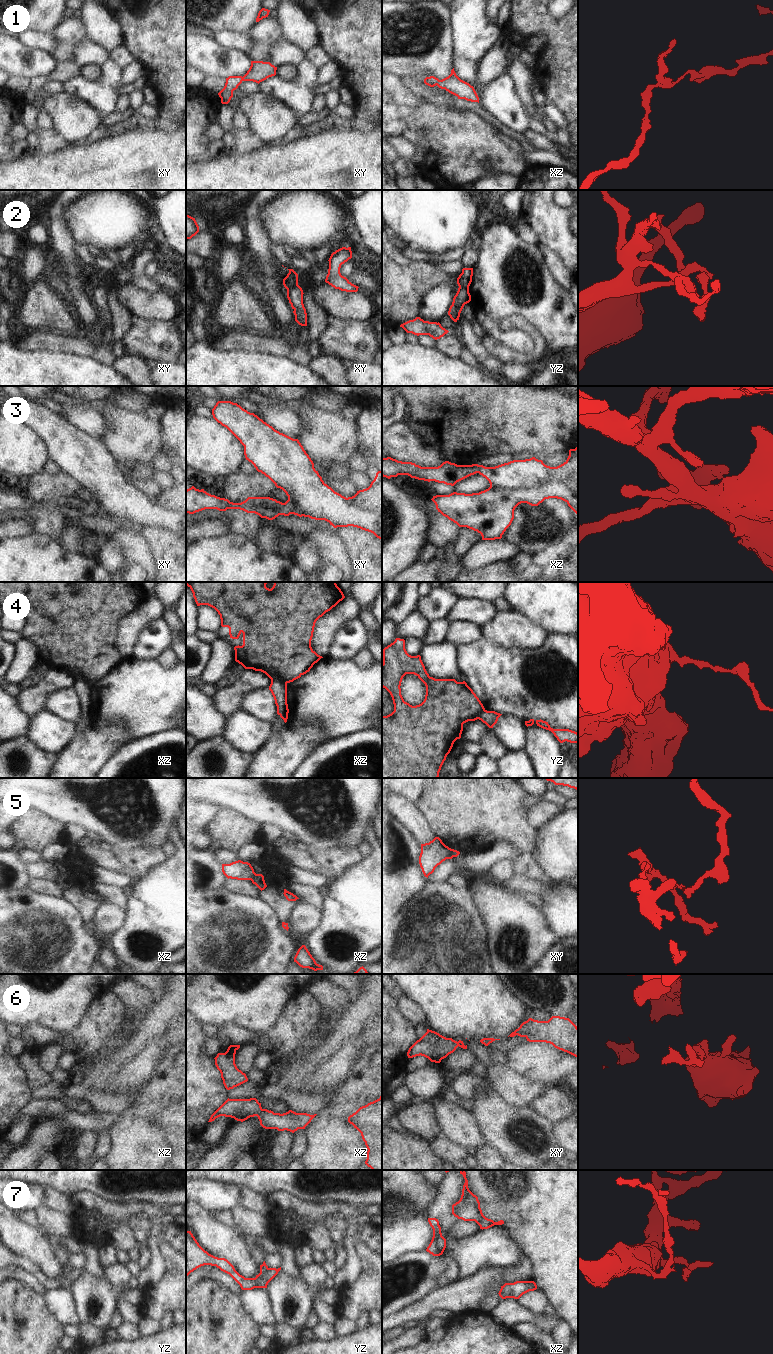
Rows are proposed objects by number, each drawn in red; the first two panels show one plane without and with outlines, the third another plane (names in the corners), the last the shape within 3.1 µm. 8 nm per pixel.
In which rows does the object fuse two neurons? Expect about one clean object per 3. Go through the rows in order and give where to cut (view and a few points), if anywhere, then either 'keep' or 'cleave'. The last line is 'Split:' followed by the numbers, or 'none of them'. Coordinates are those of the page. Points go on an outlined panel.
1: no cut | keep
2: xy (297, 283), (287, 289) | cleave
3: no cut | keep
4: xz (271, 679), (279, 679), (286, 684) | cleave
5: xy (451, 849), (447, 858) | cleave
6: no cut | keep
7: xz (441, 1235), (437, 1240), (437, 1250), (440, 1253) | cleave
Split: 2, 4, 5, 7

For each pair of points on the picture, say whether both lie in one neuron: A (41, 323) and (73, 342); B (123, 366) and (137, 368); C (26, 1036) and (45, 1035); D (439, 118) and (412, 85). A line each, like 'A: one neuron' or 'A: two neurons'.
A: two neurons
B: one neuron
C: one neuron
D: two neurons

